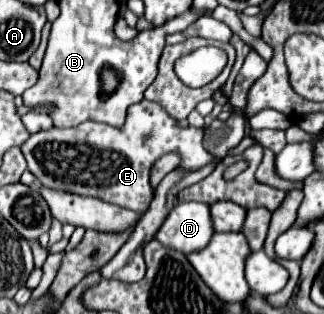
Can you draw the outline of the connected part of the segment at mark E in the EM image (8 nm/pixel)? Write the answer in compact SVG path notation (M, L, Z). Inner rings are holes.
M148 100L130 106L126 122L120 128L102 122L82 122L74 128L50 128L36 132L26 144L22 144L28 170L42 182L42 186L78 196L92 196L130 208L138 214L148 212L154 198L154 188L150 184L154 162L170 152L182 156L184 172L220 162L220 158L202 146L202 130L192 126L178 128L174 118Z

